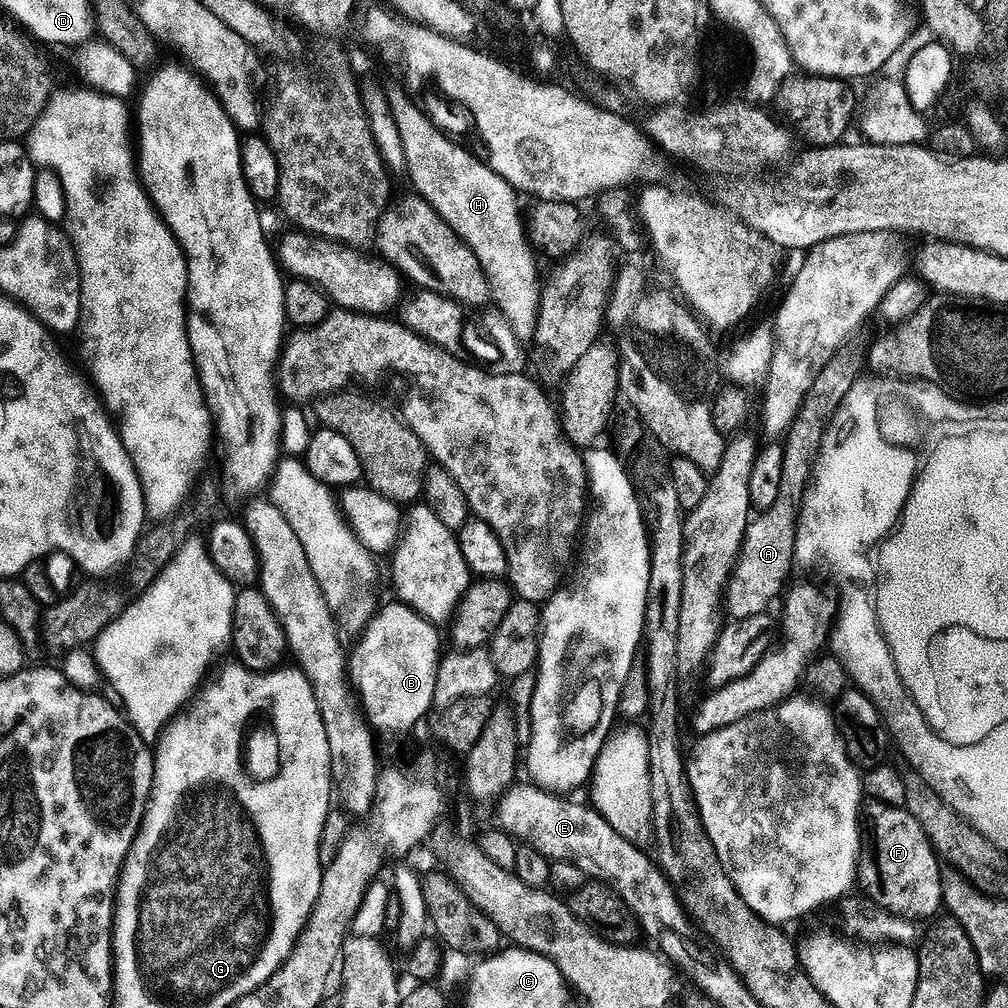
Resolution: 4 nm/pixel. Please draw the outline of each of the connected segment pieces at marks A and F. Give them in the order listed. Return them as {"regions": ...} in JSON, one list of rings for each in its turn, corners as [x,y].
{"regions":[[[[836,355],[817,376],[808,392],[795,422],[784,438],[782,484],[778,500],[760,517],[757,515],[745,534],[744,544],[735,572],[730,579],[726,612],[733,621],[767,613],[770,604],[785,591],[784,584],[795,569],[795,542],[799,527],[799,510],[814,474],[814,465],[821,455],[826,431],[841,403],[850,396],[861,377],[856,364],[844,364],[843,355]]],[[[884,804],[884,818],[884,826],[880,828],[872,814],[862,814],[859,883],[864,883],[863,891],[876,906],[901,920],[935,921],[944,908],[944,872],[936,848],[930,842],[926,830],[922,830],[922,822],[918,822],[918,818],[914,818],[907,808],[886,810]]]]}

